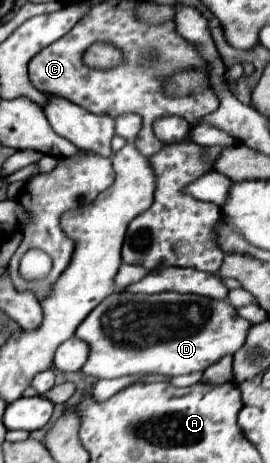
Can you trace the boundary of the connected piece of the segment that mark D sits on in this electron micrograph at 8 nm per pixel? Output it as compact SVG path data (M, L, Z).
M115 291L105 297L77 327L75 335L89 345L89 359L83 365L81 373L95 377L95 379L117 379L123 375L189 375L207 369L215 361L225 355L235 355L241 345L245 345L245 337L253 325L239 317L237 311L229 301L217 301L201 295L181 295L181 293L157 293L157 295L143 295L143 293L129 293L129 291Z

